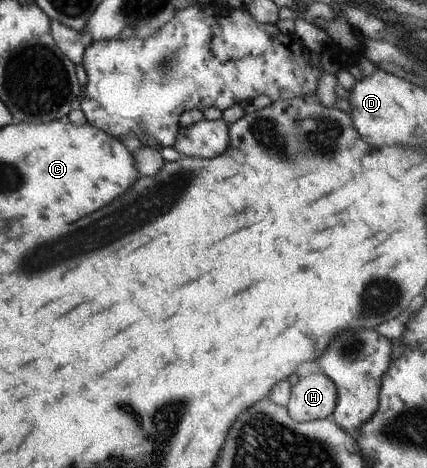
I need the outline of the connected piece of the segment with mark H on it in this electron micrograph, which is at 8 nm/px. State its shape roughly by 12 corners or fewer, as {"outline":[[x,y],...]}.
{"outline":[[320,372],[290,387],[288,416],[325,419],[336,404],[334,383]]}

